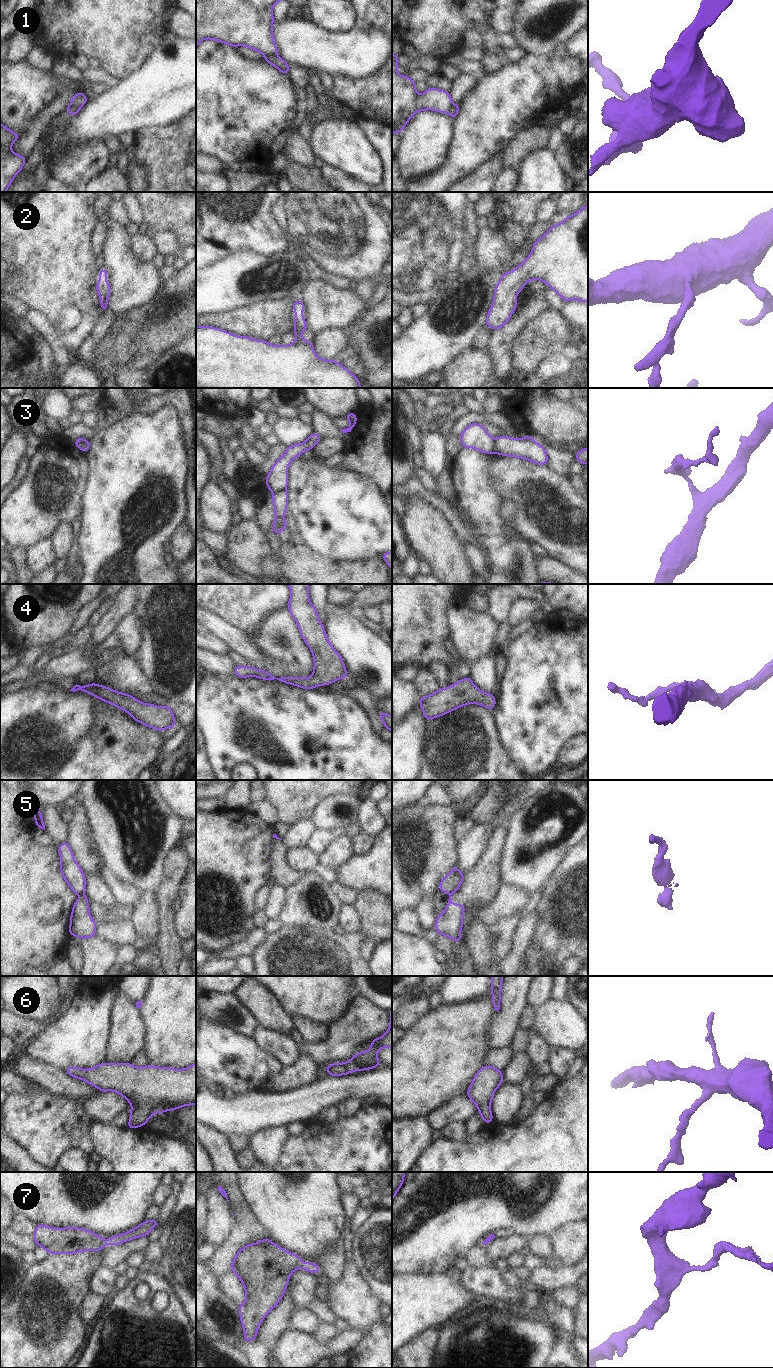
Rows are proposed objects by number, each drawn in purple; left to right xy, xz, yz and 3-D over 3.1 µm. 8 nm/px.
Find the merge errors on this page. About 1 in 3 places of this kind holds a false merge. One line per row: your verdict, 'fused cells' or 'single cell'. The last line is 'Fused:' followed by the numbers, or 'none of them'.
1: fused cells
2: single cell
3: fused cells
4: single cell
5: fused cells
6: single cell
7: single cell
Fused: 1, 3, 5

